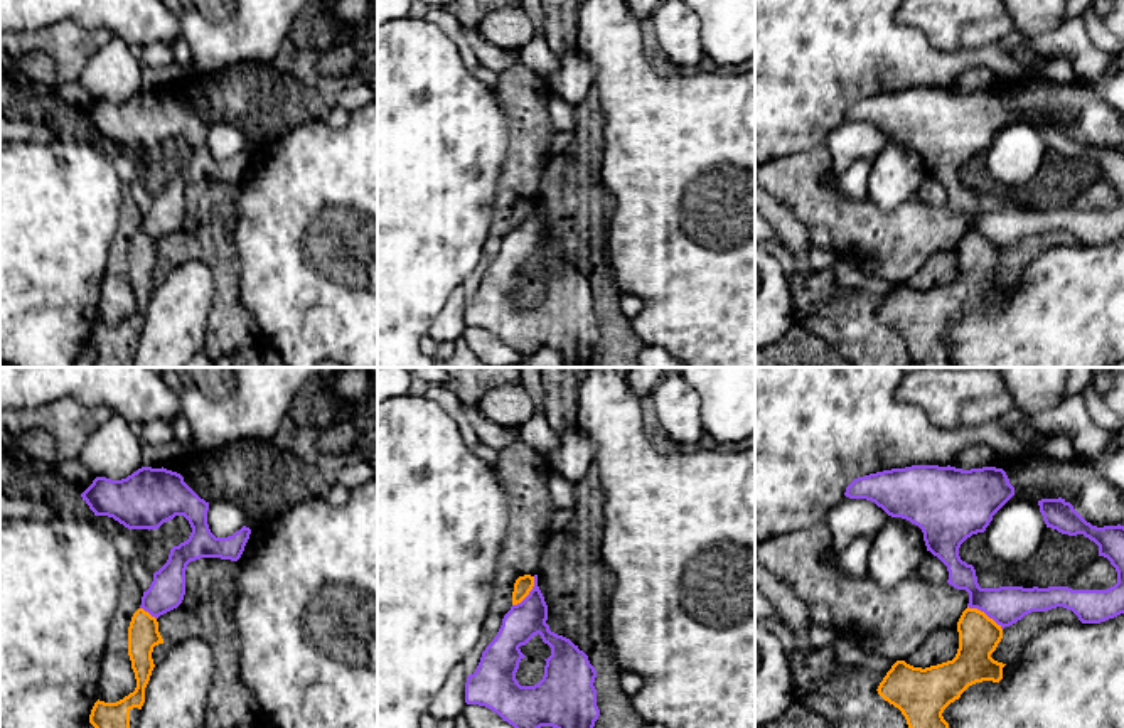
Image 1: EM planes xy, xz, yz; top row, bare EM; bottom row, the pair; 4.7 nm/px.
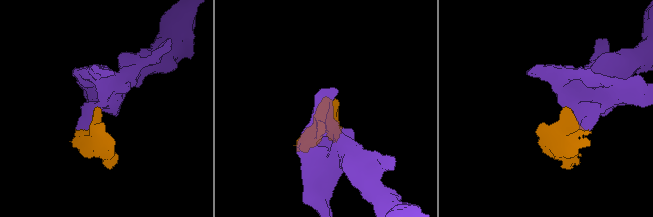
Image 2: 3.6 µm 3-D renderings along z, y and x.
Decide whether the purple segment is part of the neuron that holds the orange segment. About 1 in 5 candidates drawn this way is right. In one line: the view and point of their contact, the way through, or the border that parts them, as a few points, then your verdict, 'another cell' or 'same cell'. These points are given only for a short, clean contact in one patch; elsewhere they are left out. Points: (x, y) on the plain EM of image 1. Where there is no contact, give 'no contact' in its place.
meets orange in yz at (983, 235); another cell

